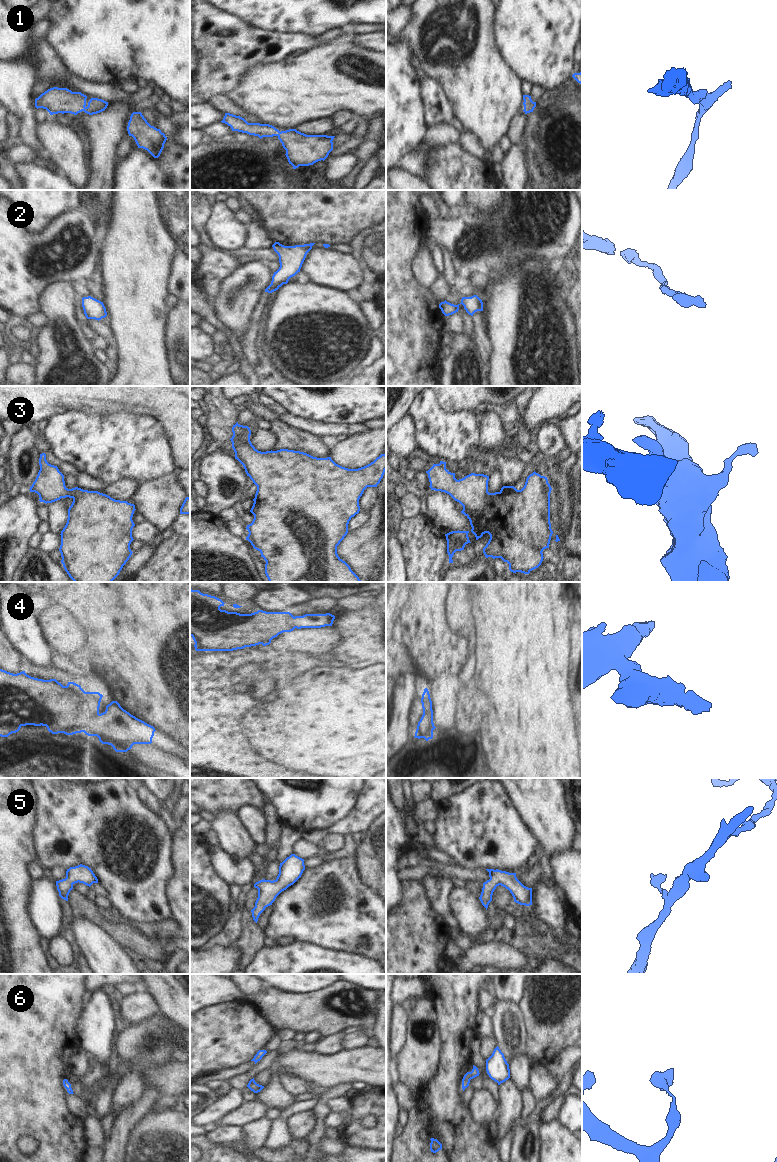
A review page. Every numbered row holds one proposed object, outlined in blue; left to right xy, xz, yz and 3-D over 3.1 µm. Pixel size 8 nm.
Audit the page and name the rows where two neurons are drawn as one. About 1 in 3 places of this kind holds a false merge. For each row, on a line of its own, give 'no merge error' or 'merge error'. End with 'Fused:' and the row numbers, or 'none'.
1: no merge error
2: no merge error
3: no merge error
4: no merge error
5: no merge error
6: no merge error
Fused: none

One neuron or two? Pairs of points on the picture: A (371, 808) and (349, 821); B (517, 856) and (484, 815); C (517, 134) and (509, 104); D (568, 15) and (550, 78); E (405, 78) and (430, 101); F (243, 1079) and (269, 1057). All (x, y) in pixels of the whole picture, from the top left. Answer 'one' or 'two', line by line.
A: one
B: one
C: two
D: one
E: two
F: one

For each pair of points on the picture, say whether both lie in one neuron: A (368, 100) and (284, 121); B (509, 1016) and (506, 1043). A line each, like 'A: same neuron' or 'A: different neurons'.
A: same neuron
B: same neuron

